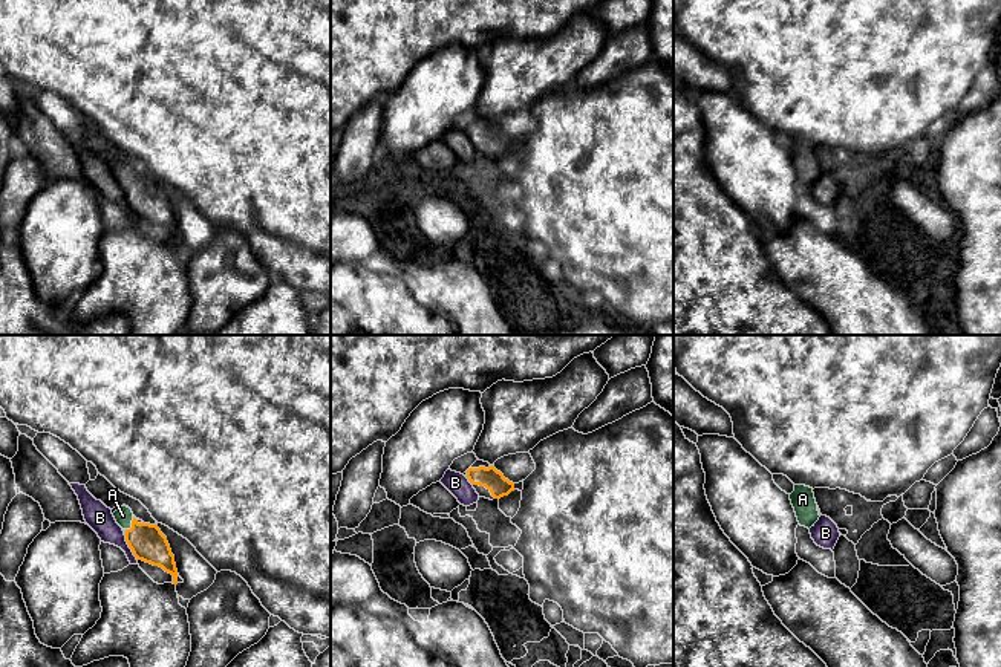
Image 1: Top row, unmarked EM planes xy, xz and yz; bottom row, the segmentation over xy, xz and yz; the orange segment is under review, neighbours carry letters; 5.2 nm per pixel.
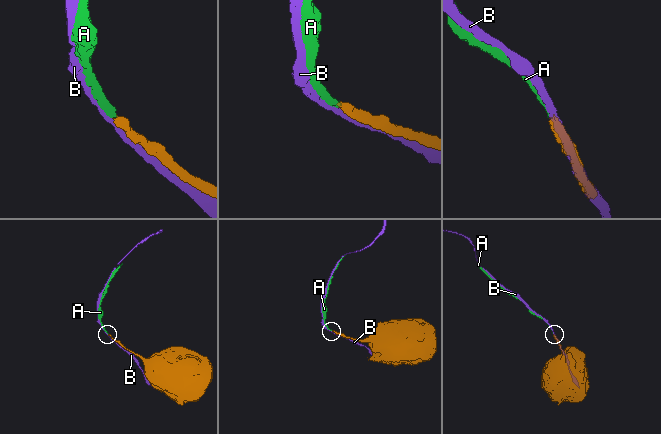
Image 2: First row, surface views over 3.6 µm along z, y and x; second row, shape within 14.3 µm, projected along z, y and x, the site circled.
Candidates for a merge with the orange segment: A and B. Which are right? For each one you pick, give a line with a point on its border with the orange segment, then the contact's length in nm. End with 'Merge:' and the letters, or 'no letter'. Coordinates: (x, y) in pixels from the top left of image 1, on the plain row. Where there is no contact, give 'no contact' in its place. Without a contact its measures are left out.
A: contact xy (132, 182); length 80 nm
Merge: A

